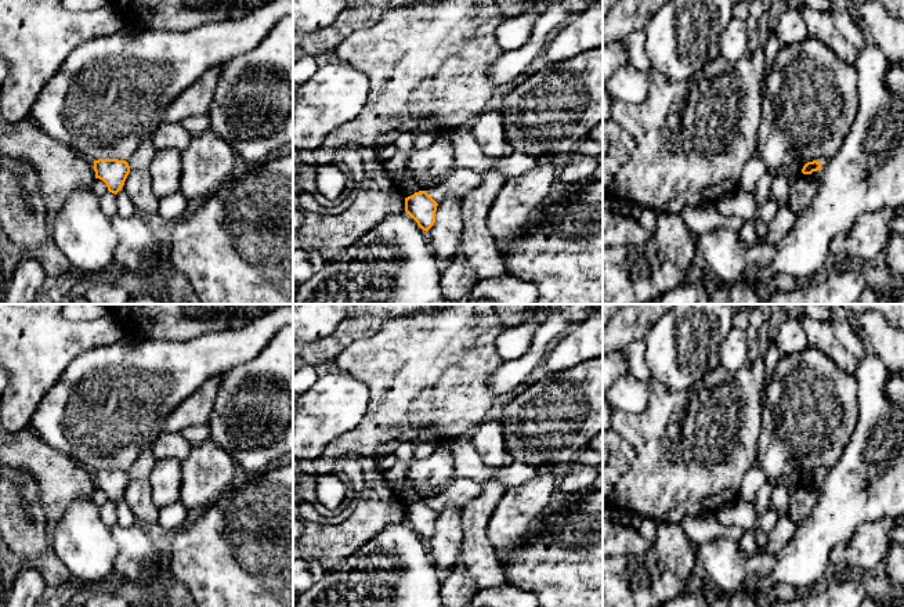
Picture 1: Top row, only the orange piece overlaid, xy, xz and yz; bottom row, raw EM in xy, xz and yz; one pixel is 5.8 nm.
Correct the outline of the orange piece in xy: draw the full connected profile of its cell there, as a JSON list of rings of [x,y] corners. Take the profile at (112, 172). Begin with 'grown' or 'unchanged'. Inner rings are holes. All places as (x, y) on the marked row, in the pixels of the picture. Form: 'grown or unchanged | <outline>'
unchanged | [[[98,159],[94,160],[95,178],[102,180],[108,191],[117,194],[130,173],[130,166],[126,160],[119,159]]]

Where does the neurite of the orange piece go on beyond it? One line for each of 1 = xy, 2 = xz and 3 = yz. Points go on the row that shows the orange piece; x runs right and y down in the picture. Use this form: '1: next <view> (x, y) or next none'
1: next none
2: next none
3: next none

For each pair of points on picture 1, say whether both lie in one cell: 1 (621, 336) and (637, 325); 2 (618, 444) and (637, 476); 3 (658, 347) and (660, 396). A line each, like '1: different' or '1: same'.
1: same
2: different
3: different

